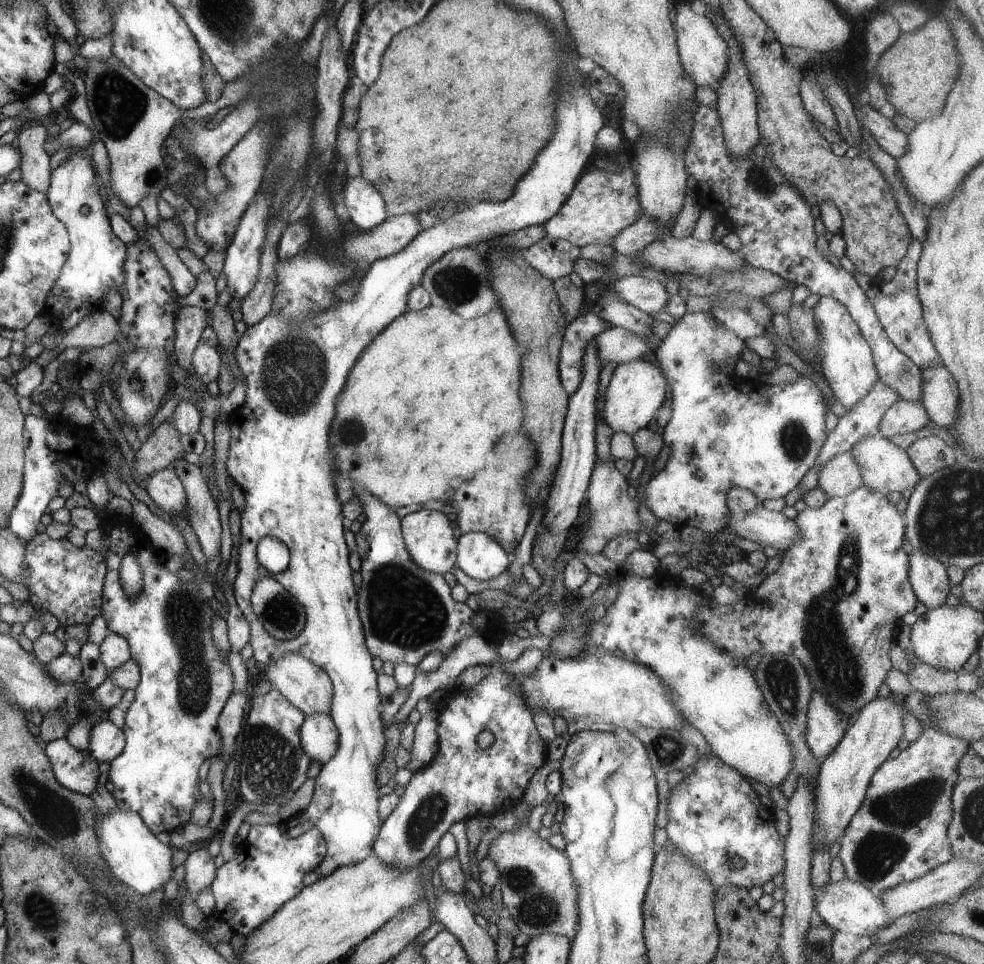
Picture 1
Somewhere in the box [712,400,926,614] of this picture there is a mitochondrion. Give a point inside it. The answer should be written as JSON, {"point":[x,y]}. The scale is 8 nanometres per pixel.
{"point":[795,442]}

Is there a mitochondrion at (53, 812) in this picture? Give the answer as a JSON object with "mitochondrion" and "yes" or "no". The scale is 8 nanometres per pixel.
{"mitochondrion":"yes"}

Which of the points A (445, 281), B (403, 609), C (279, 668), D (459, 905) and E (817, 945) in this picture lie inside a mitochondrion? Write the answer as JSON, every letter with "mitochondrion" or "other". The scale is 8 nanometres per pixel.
{"A":"mitochondrion","B":"mitochondrion","C":"other","D":"other","E":"mitochondrion"}

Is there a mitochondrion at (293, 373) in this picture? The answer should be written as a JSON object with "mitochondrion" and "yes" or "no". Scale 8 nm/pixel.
{"mitochondrion":"yes"}

